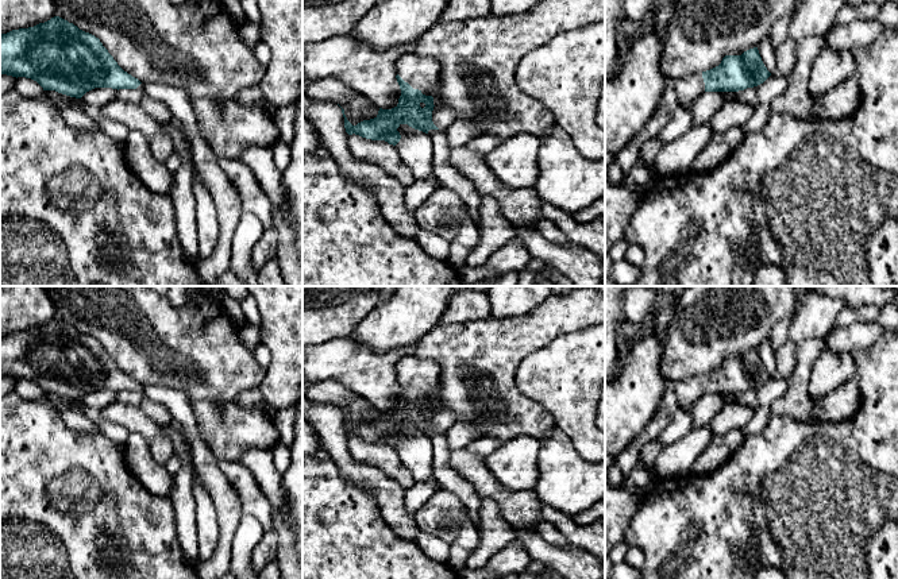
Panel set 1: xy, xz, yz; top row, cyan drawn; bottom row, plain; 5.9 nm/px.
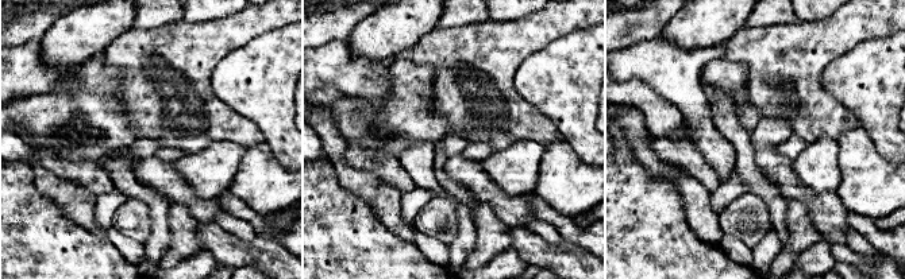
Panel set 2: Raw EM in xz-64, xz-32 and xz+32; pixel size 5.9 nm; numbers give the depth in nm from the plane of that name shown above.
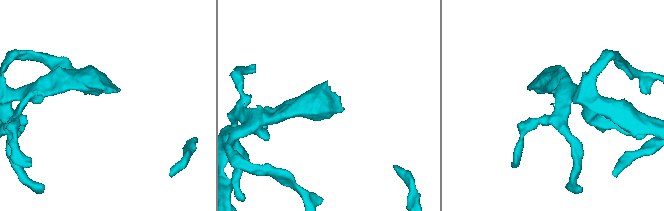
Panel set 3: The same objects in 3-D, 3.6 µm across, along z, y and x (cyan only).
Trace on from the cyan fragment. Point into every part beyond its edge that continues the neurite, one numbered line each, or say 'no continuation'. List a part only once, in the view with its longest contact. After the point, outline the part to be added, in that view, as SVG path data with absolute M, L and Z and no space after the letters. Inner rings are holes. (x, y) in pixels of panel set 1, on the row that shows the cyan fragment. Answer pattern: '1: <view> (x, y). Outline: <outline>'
1: xz (421, 73). Outline: M415 53L401 55L396 63L396 73L425 96L433 97L439 90L440 67L431 57L419 57Z

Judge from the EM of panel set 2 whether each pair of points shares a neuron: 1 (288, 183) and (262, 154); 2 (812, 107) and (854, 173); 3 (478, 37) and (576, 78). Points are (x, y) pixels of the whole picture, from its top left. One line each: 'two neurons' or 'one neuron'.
1: one neuron
2: two neurons
3: two neurons

